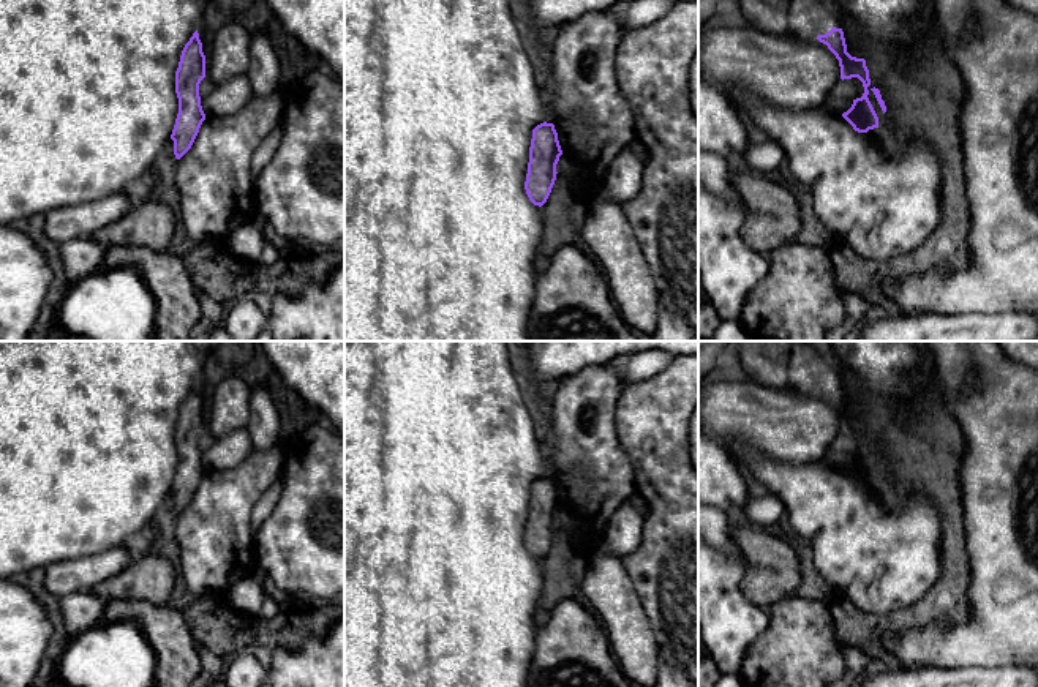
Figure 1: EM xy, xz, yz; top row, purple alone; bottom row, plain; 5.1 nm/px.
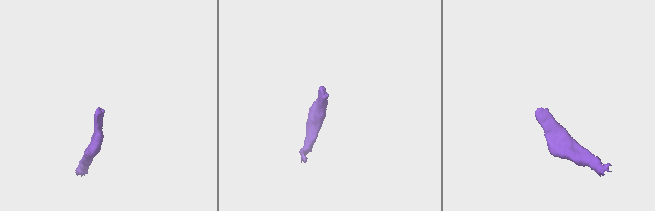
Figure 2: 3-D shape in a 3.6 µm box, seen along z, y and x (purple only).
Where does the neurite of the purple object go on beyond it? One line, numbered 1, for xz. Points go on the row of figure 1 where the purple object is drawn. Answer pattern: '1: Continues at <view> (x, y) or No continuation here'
1: No continuation here

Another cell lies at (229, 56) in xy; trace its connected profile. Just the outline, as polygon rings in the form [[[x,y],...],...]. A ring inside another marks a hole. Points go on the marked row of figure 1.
[[[228,22],[216,32],[205,57],[205,76],[215,85],[248,73],[251,36],[239,22]]]

